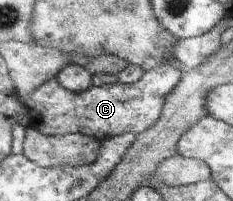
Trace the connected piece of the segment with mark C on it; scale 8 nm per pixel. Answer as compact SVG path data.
M169 61L165 66L159 64L151 70L144 71L143 76L133 84L123 84L118 81L101 86L92 85L85 92L76 94L71 90L65 90L53 76L33 90L29 100L25 102L29 110L28 126L42 131L45 135L90 134L101 142L106 137L117 136L123 132L139 134L149 126L153 126L161 116L163 102L179 84L182 69L177 61Z

